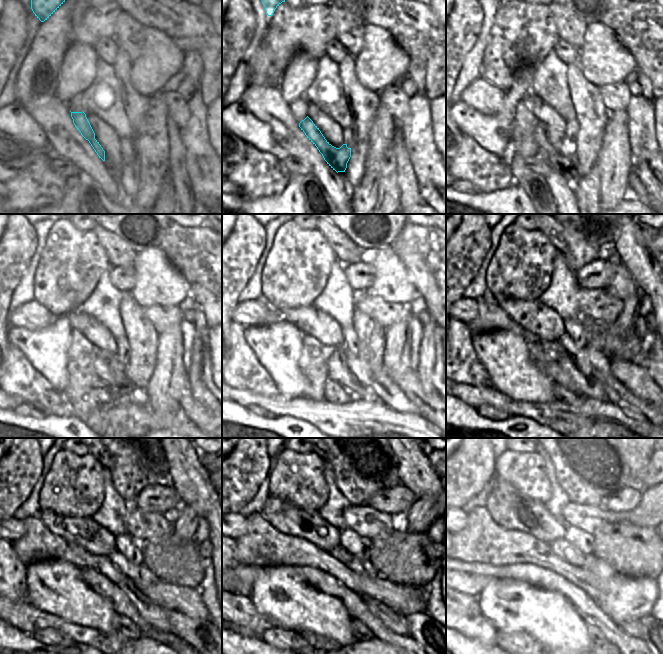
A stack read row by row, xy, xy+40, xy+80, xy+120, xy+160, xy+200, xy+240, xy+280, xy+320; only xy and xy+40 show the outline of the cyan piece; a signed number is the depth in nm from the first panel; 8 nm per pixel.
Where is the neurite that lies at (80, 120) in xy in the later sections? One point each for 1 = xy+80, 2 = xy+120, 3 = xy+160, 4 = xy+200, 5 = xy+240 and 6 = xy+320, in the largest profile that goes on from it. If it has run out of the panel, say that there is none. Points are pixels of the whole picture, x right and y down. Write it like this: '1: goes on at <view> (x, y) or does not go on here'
1: goes on at xy+80 (562, 157)
2: goes on at xy+120 (109, 369)
3: goes on at xy+160 (353, 372)
4: goes on at xy+200 (578, 368)
5: goes on at xy+240 (151, 612)
6: goes on at xy+320 (633, 628)

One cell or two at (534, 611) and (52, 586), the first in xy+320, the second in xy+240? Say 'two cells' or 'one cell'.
one cell

